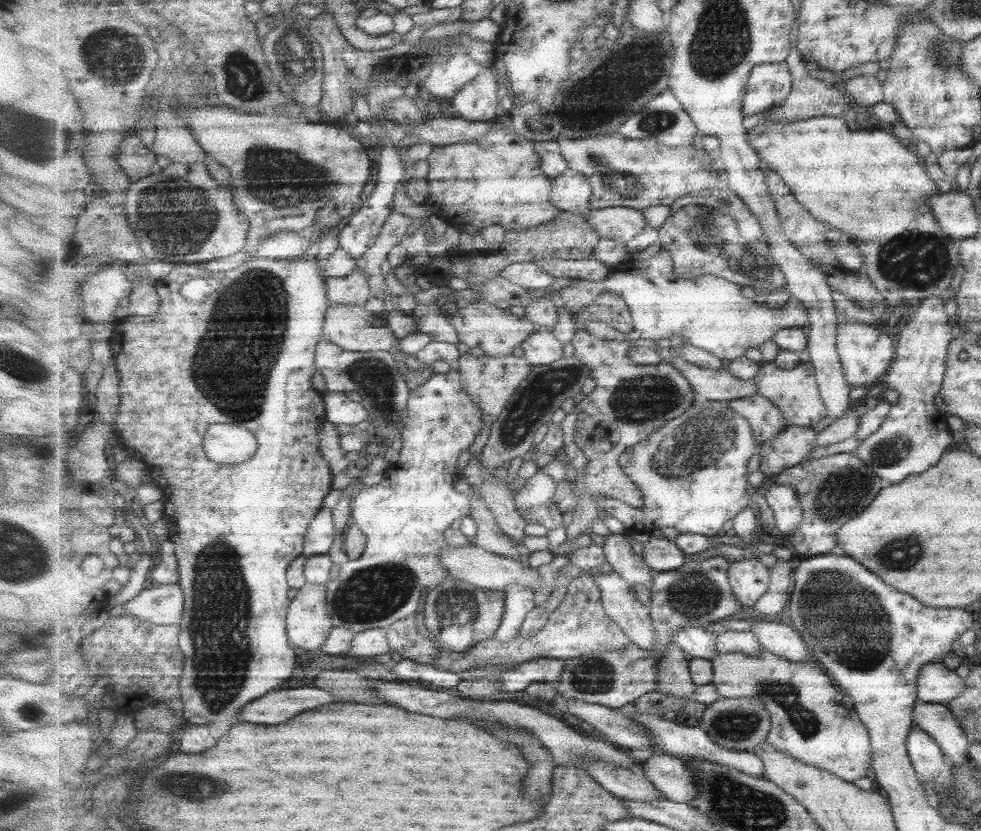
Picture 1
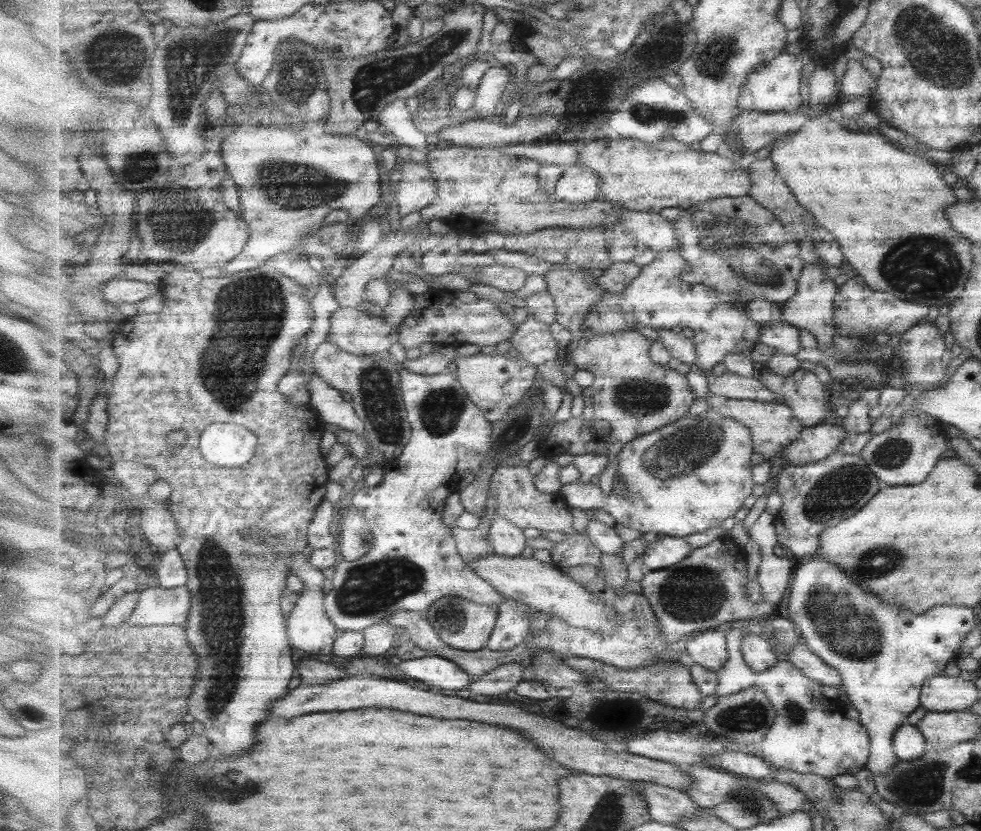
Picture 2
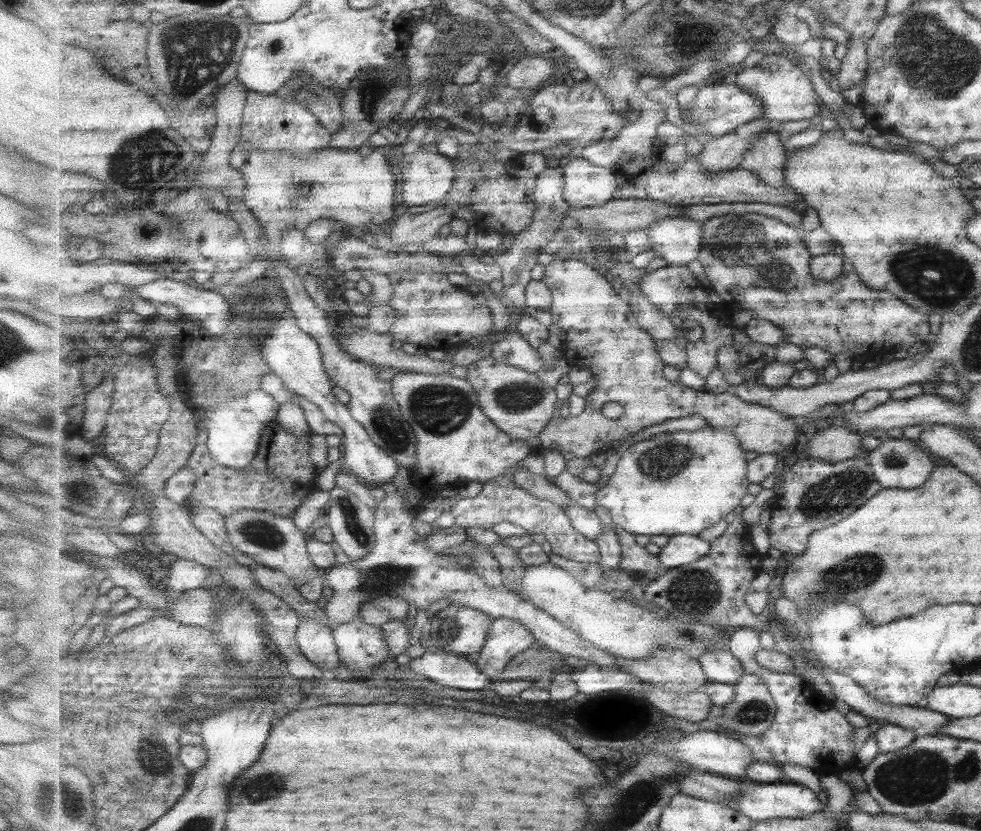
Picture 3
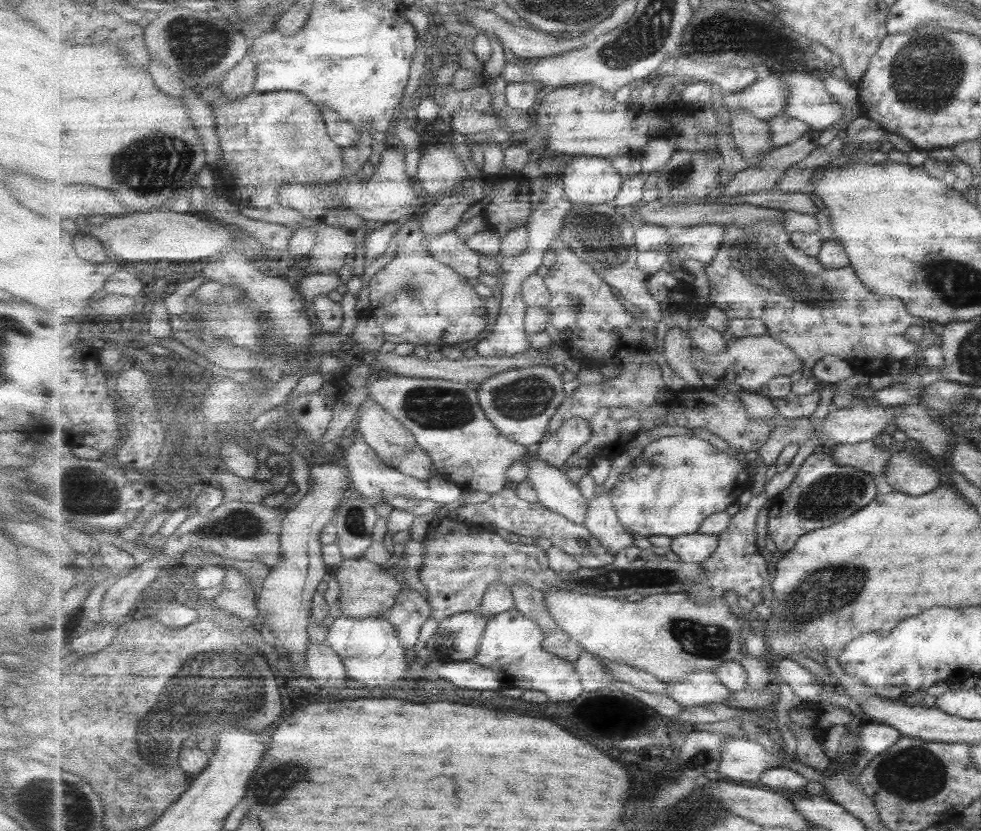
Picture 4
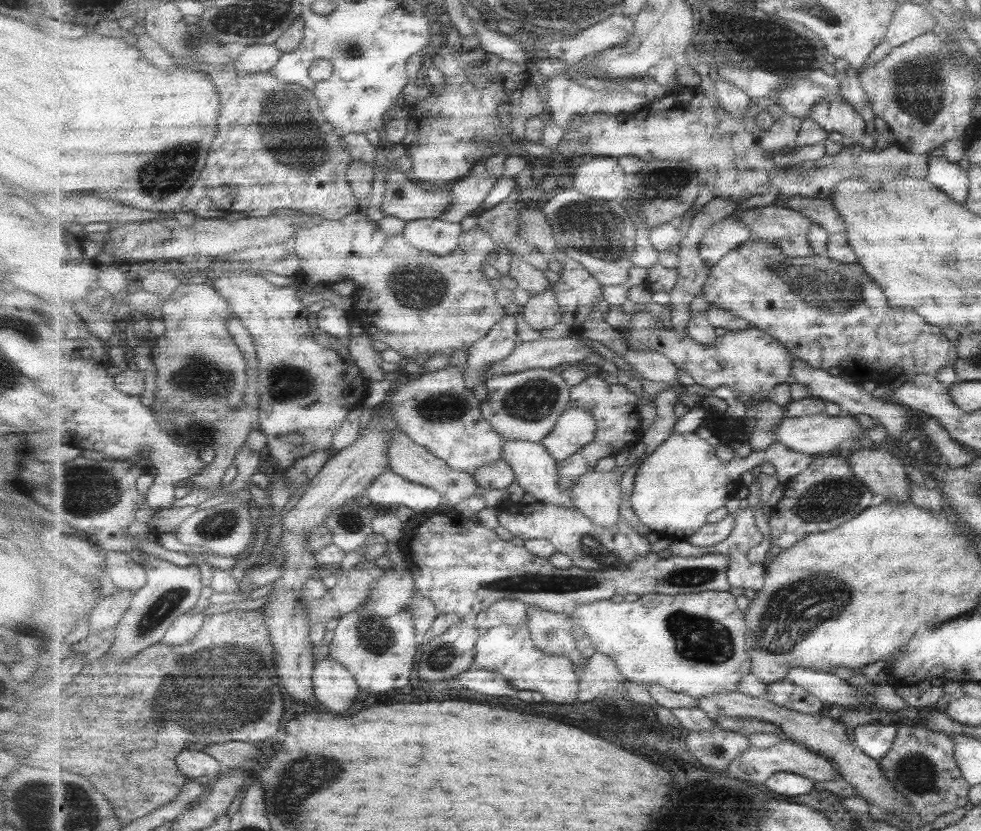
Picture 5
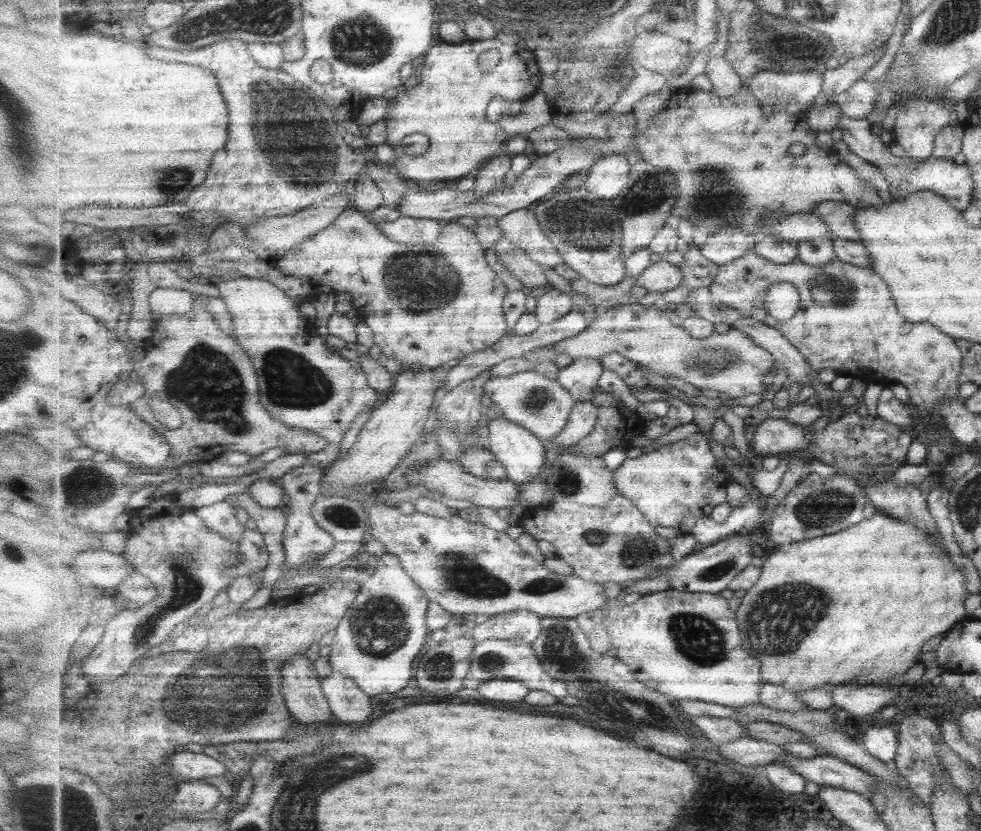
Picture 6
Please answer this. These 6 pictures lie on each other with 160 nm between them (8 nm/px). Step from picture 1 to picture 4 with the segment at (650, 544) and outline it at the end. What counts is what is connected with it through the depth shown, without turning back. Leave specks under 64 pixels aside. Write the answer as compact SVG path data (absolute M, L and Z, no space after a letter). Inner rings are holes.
M711 533L685 534L672 540L670 550L683 562L702 563L715 553L719 537L720 535Z

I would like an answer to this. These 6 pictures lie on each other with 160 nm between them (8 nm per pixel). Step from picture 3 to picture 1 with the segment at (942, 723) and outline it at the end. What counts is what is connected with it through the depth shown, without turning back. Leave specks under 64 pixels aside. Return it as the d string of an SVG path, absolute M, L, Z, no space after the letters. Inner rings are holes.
M756 621L750 631L758 638L764 650L791 662L814 660L800 632L785 623Z

